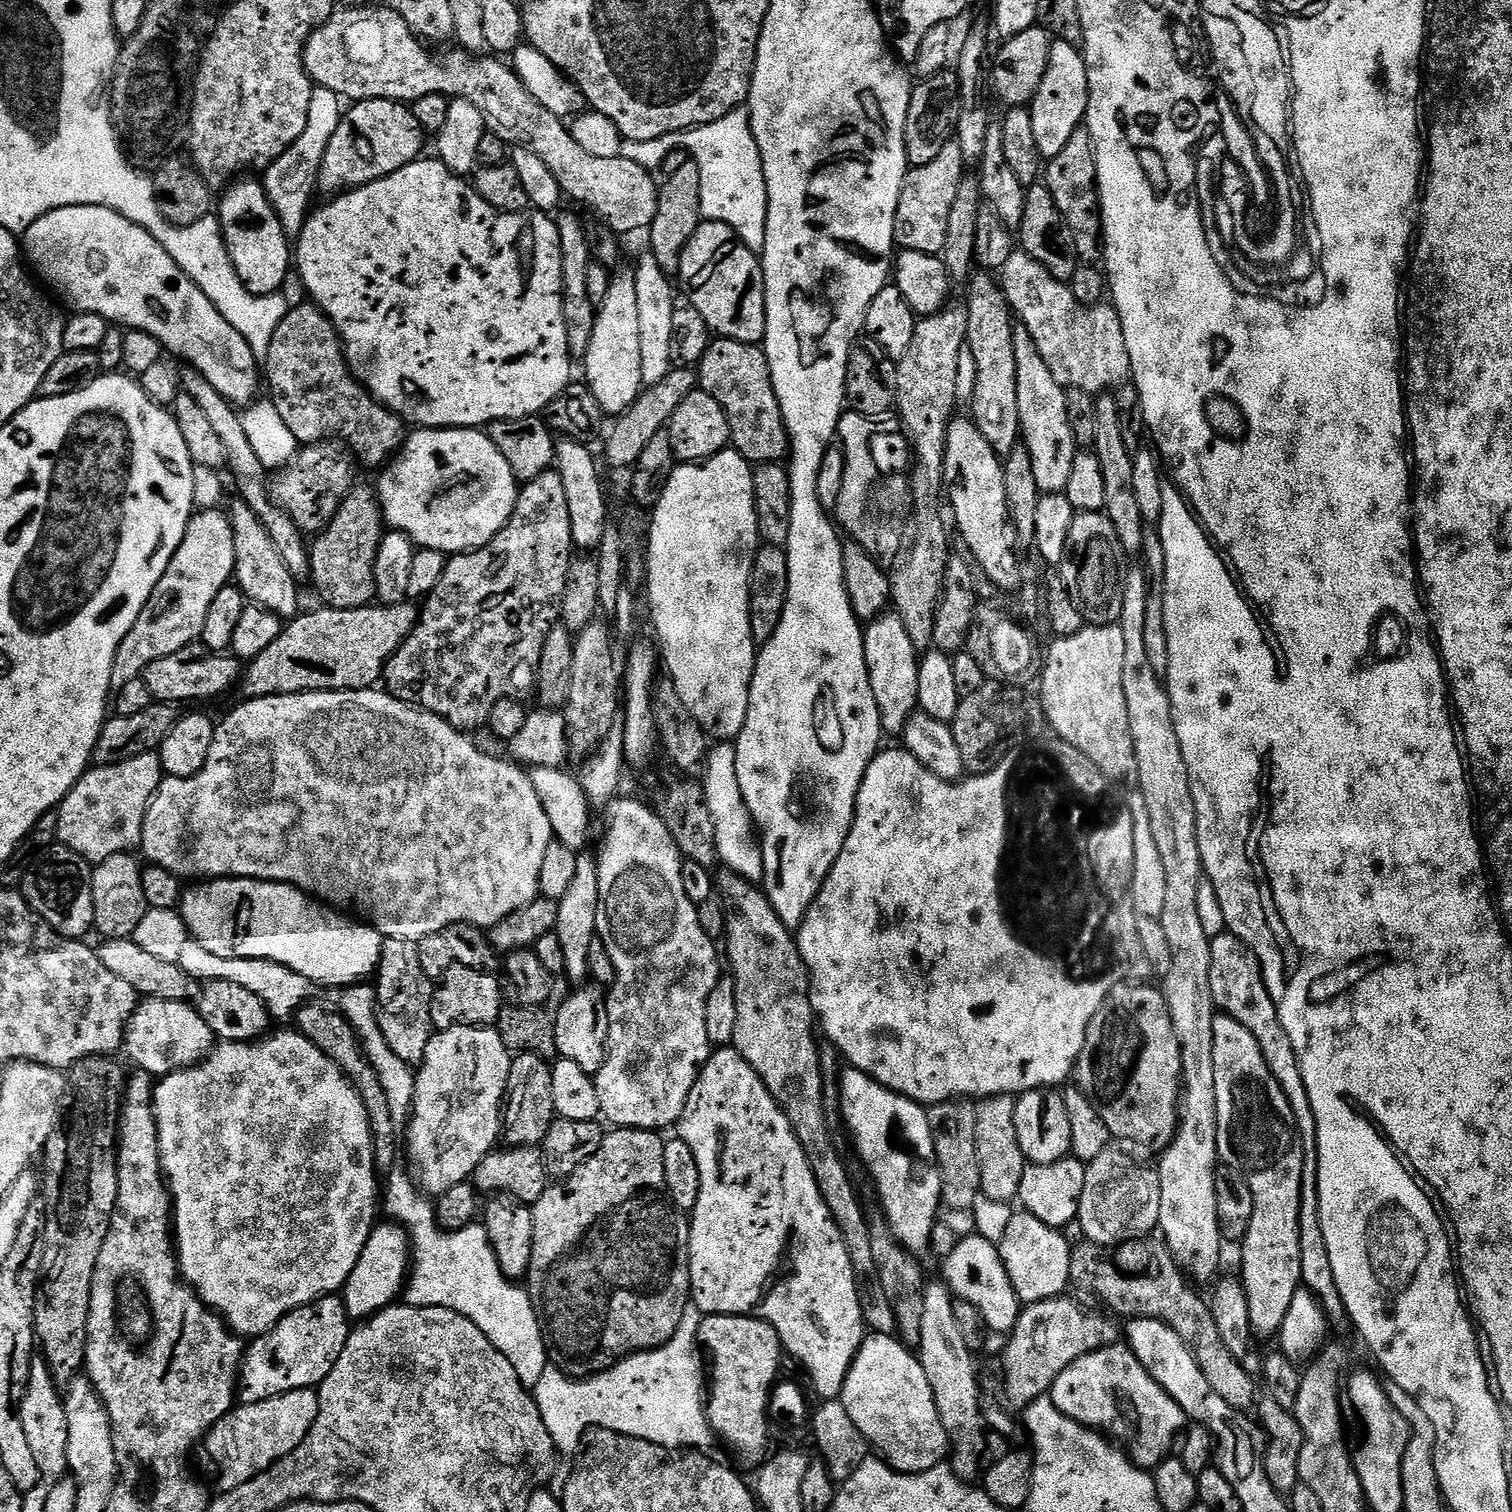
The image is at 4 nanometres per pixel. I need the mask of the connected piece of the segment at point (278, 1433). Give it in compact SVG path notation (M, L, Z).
M303 1388L266 1398L262 1402L240 1404L225 1414L202 1441L202 1452L204 1448L216 1471L217 1489L220 1492L238 1490L242 1482L250 1482L250 1478L262 1474L262 1470L274 1466L274 1462L286 1458L286 1454L298 1450L298 1446L306 1442L306 1434L310 1434L319 1409L319 1391L316 1388Z

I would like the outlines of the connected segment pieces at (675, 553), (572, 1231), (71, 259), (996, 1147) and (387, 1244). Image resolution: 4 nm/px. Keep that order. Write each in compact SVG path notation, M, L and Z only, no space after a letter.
M725 450L703 462L681 463L670 474L670 482L666 482L666 490L651 513L652 529L648 532L648 608L652 611L652 628L660 639L658 652L662 657L663 667L664 664L668 667L667 679L674 682L682 702L686 702L686 710L690 710L690 714L698 718L698 722L709 737L720 742L735 741L746 722L746 710L750 702L750 682L758 655L758 645L750 630L750 578L756 549L762 544L754 506L753 471L753 465L749 464L748 459L735 450Z
M616 1128L609 1131L605 1135L602 1146L590 1159L582 1166L578 1166L578 1170L574 1170L574 1174L563 1177L559 1182L549 1183L547 1190L542 1194L542 1198L538 1198L536 1204L531 1205L532 1217L534 1218L534 1250L530 1256L530 1266L526 1277L526 1291L532 1305L536 1311L536 1316L540 1319L540 1327L544 1329L546 1343L550 1349L550 1360L555 1367L561 1368L564 1375L569 1378L587 1378L596 1376L600 1372L604 1372L607 1368L613 1368L618 1361L624 1360L628 1356L632 1356L636 1352L649 1352L652 1348L661 1348L666 1342L670 1342L670 1338L674 1338L674 1334L678 1330L678 1326L684 1317L684 1311L690 1306L690 1293L692 1291L692 1283L690 1282L690 1258L688 1257L688 1243L690 1242L690 1220L685 1213L677 1212L675 1206L672 1205L672 1199L668 1193L666 1186L666 1169L662 1166L664 1154L665 1137L659 1131L649 1130L647 1128Z
M79 204L77 207L60 207L56 211L47 212L46 215L40 219L36 219L34 223L27 228L22 234L22 250L29 265L34 270L36 268L37 272L63 296L65 302L70 304L73 307L72 309L76 312L98 314L113 325L123 326L128 330L142 330L146 334L151 334L154 338L158 338L161 349L163 349L165 353L173 352L174 355L181 356L181 358L184 359L183 363L185 365L199 370L202 374L202 378L206 378L206 382L210 382L210 386L214 386L214 390L218 390L218 394L225 396L229 404L233 406L248 404L255 398L256 391L258 391L259 388L261 391L262 368L258 363L258 357L250 350L246 338L242 338L242 334L238 334L238 330L234 330L234 326L230 326L230 322L226 322L226 318L222 318L222 314L218 314L214 302L210 302L210 298L206 298L206 294L202 294L200 287L180 269L178 262L174 262L174 258L170 258L170 254L166 254L166 250L161 244L142 226L130 222L130 218L126 218L106 206L98 206L97 204Z
M985 1096L976 1104L976 1129L974 1138L978 1146L978 1162L982 1170L980 1190L985 1200L999 1204L1015 1201L1020 1195L1022 1174L1026 1161L1022 1146L1018 1146L1018 1130L1014 1130L1014 1110L1017 1097Z
M380 1222L373 1228L370 1238L366 1238L366 1246L362 1246L362 1254L358 1258L358 1266L350 1274L347 1287L365 1288L368 1292L360 1292L357 1296L343 1297L349 1317L353 1321L363 1322L376 1312L390 1304L397 1303L396 1296L405 1291L406 1281L410 1275L410 1241L408 1233L395 1222Z

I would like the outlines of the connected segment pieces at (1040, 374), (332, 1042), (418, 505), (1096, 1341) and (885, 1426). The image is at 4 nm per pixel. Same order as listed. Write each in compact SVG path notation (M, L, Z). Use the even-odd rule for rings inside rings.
M1023 326L1017 327L1014 334L1014 354L1018 362L1018 414L1022 444L1034 462L1034 479L1041 493L1063 493L1078 451L1076 439L1070 430L1070 418L1066 414L1068 393L1054 378L1054 374L1050 374L1050 366L1042 362L1042 354L1038 354L1034 338L1030 338Z
M305 1002L296 1011L295 1027L306 1038L310 1038L310 1042L314 1042L326 1054L326 1058L333 1060L346 1073L349 1082L358 1090L362 1104L366 1106L368 1121L372 1127L372 1153L376 1159L377 1169L381 1173L388 1174L398 1164L398 1160L396 1160L398 1126L390 1114L390 1102L386 1102L386 1090L382 1090L382 1078L376 1067L370 1062L370 1058L364 1053L364 1047L354 1026L344 1017L339 1007L327 1008L324 1004L312 1003Z
M417 427L415 430L407 433L404 445L401 446L391 463L389 463L379 475L380 474L378 495L380 498L380 509L384 511L384 523L389 529L405 532L406 535L412 539L412 543L416 545L417 549L433 548L445 554L459 554L462 552L470 552L474 548L481 548L482 545L491 542L492 539L504 529L516 505L518 482L514 478L510 466L506 466L506 458L502 458L502 454L498 454L498 446L494 446L494 442L488 437L487 431L484 430L474 428Z
M1068 1294L1055 1296L1021 1307L1020 1323L1007 1337L1008 1345L1004 1348L1004 1388L1008 1391L1009 1409L1023 1410L1038 1398L1049 1395L1058 1374L1062 1374L1070 1362L1078 1362L1087 1352L1121 1343L1121 1325L1119 1328L1111 1315L1091 1312L1070 1297Z
M865 1335L858 1354L844 1379L842 1403L854 1426L864 1435L873 1449L876 1448L886 1463L896 1472L925 1472L941 1467L949 1459L949 1443L942 1419L938 1416L934 1390L920 1364L919 1355L909 1350L896 1336Z

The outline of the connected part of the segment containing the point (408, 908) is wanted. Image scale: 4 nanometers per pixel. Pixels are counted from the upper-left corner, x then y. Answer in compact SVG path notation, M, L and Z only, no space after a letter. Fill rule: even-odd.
M375 687L363 688L357 692L299 692L289 696L263 696L257 700L245 699L243 703L238 705L224 721L219 721L216 724L214 742L210 742L210 758L206 758L206 766L202 766L202 770L198 770L198 774L194 774L190 778L174 778L173 776L165 775L164 779L160 781L158 790L146 810L146 818L142 822L142 834L138 845L139 851L144 851L145 857L143 856L143 859L148 864L162 866L181 878L200 875L196 877L232 877L290 884L293 888L299 888L301 892L306 892L309 896L345 914L355 914L363 923L371 924L385 938L406 938L414 941L426 938L426 934L443 932L446 926L457 924L458 922L470 922L487 930L493 924L502 922L502 918L514 914L514 910L522 910L522 906L534 902L540 896L538 874L542 871L542 862L546 855L546 849L551 846L554 837L550 826L550 818L546 818L546 810L542 806L542 798L538 798L536 783L533 777L527 776L529 773L521 765L508 758L499 760L496 756L487 756L474 741L468 740L472 738L461 732L459 728L450 726L441 716L436 716L433 712L425 712L422 708L413 708L412 705L394 698L387 690L377 690Z

